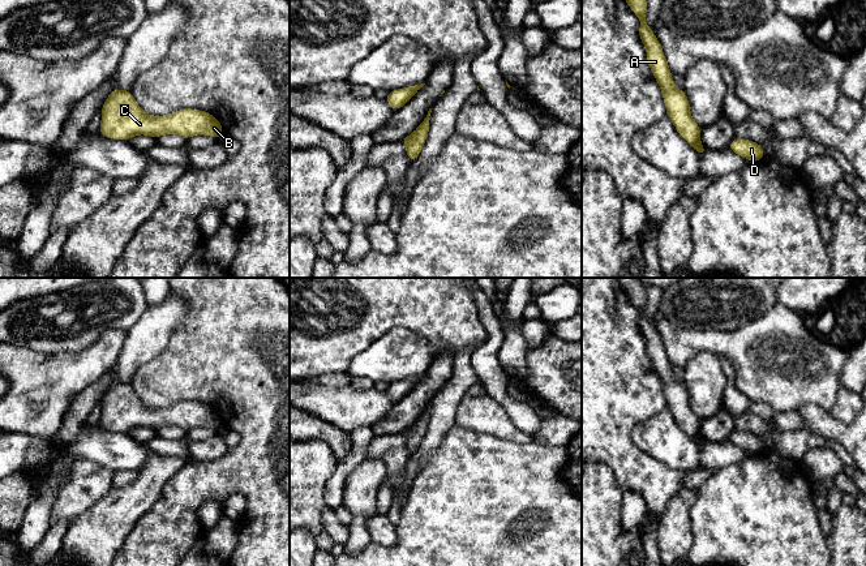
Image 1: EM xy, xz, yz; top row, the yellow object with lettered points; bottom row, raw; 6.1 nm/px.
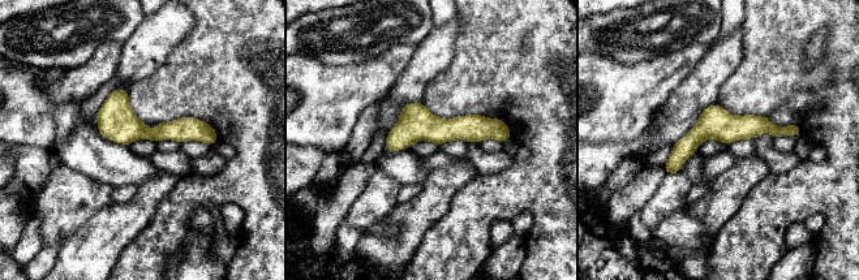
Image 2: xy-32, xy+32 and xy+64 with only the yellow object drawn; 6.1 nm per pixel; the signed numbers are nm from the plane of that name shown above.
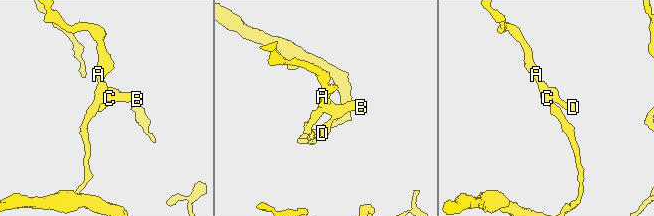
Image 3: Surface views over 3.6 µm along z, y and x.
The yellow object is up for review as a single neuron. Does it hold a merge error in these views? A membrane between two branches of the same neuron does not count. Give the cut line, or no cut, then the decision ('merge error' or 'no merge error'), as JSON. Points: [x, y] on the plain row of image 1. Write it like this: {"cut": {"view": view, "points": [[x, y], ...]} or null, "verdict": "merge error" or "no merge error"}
{"cut": null, "verdict": "no merge error"}

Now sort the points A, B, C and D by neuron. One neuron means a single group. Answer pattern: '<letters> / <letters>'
A B C D

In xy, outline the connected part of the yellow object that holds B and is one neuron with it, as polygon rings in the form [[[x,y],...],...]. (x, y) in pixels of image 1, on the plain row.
[[[116,381],[106,391],[102,400],[100,425],[113,432],[128,433],[137,426],[159,429],[179,426],[189,430],[206,426],[219,430],[222,416],[209,404],[185,400],[166,408],[151,408],[142,403],[132,383]]]

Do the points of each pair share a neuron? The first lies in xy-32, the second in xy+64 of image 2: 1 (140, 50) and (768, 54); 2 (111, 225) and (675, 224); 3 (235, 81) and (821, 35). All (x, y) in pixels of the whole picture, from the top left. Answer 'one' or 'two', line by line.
1: two
2: two
3: two

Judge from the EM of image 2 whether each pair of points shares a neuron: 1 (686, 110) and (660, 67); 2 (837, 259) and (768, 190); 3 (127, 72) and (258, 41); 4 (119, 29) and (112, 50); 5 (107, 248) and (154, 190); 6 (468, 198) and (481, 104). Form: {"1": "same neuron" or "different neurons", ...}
{"1": "different neurons", "2": "same neuron", "3": "different neurons", "4": "different neurons", "5": "same neuron", "6": "same neuron"}

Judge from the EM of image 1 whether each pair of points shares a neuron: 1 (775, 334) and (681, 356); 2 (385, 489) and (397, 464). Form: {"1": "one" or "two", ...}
{"1": "one", "2": "two"}

